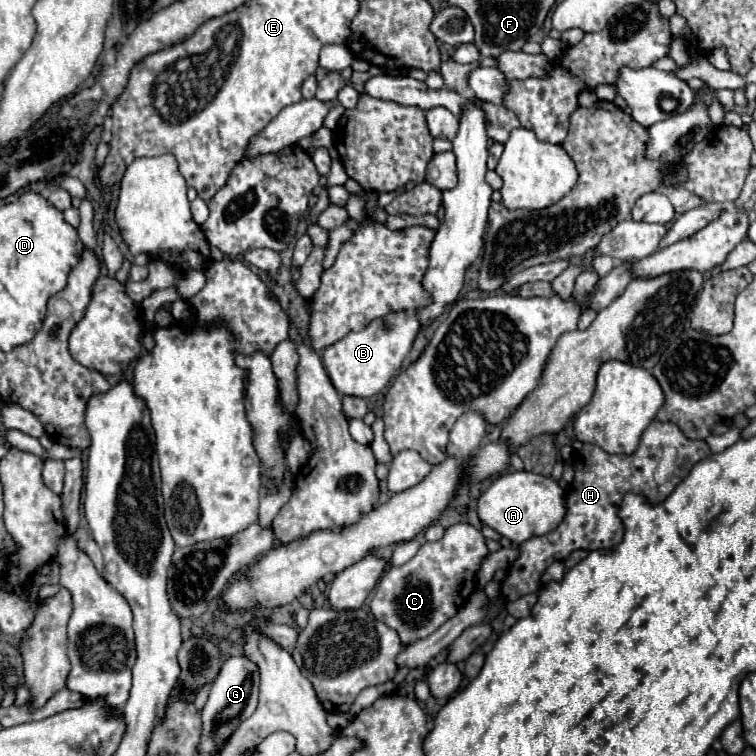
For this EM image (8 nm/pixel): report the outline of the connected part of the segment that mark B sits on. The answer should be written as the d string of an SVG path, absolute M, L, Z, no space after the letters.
M392 312L386 318L374 320L360 332L350 332L336 344L328 346L322 354L324 368L342 396L358 396L358 398L372 398L380 394L388 384L390 378L402 366L402 360L412 348L412 342L418 334L420 326L414 314L408 312Z

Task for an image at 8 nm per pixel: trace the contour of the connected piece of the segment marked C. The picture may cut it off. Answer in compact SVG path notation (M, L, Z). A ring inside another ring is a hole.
M454 524L446 528L438 542L426 542L418 554L402 566L390 566L374 592L370 610L376 620L398 630L404 646L428 638L446 620L458 614L464 600L474 592L476 572L488 556L484 536L470 524Z

